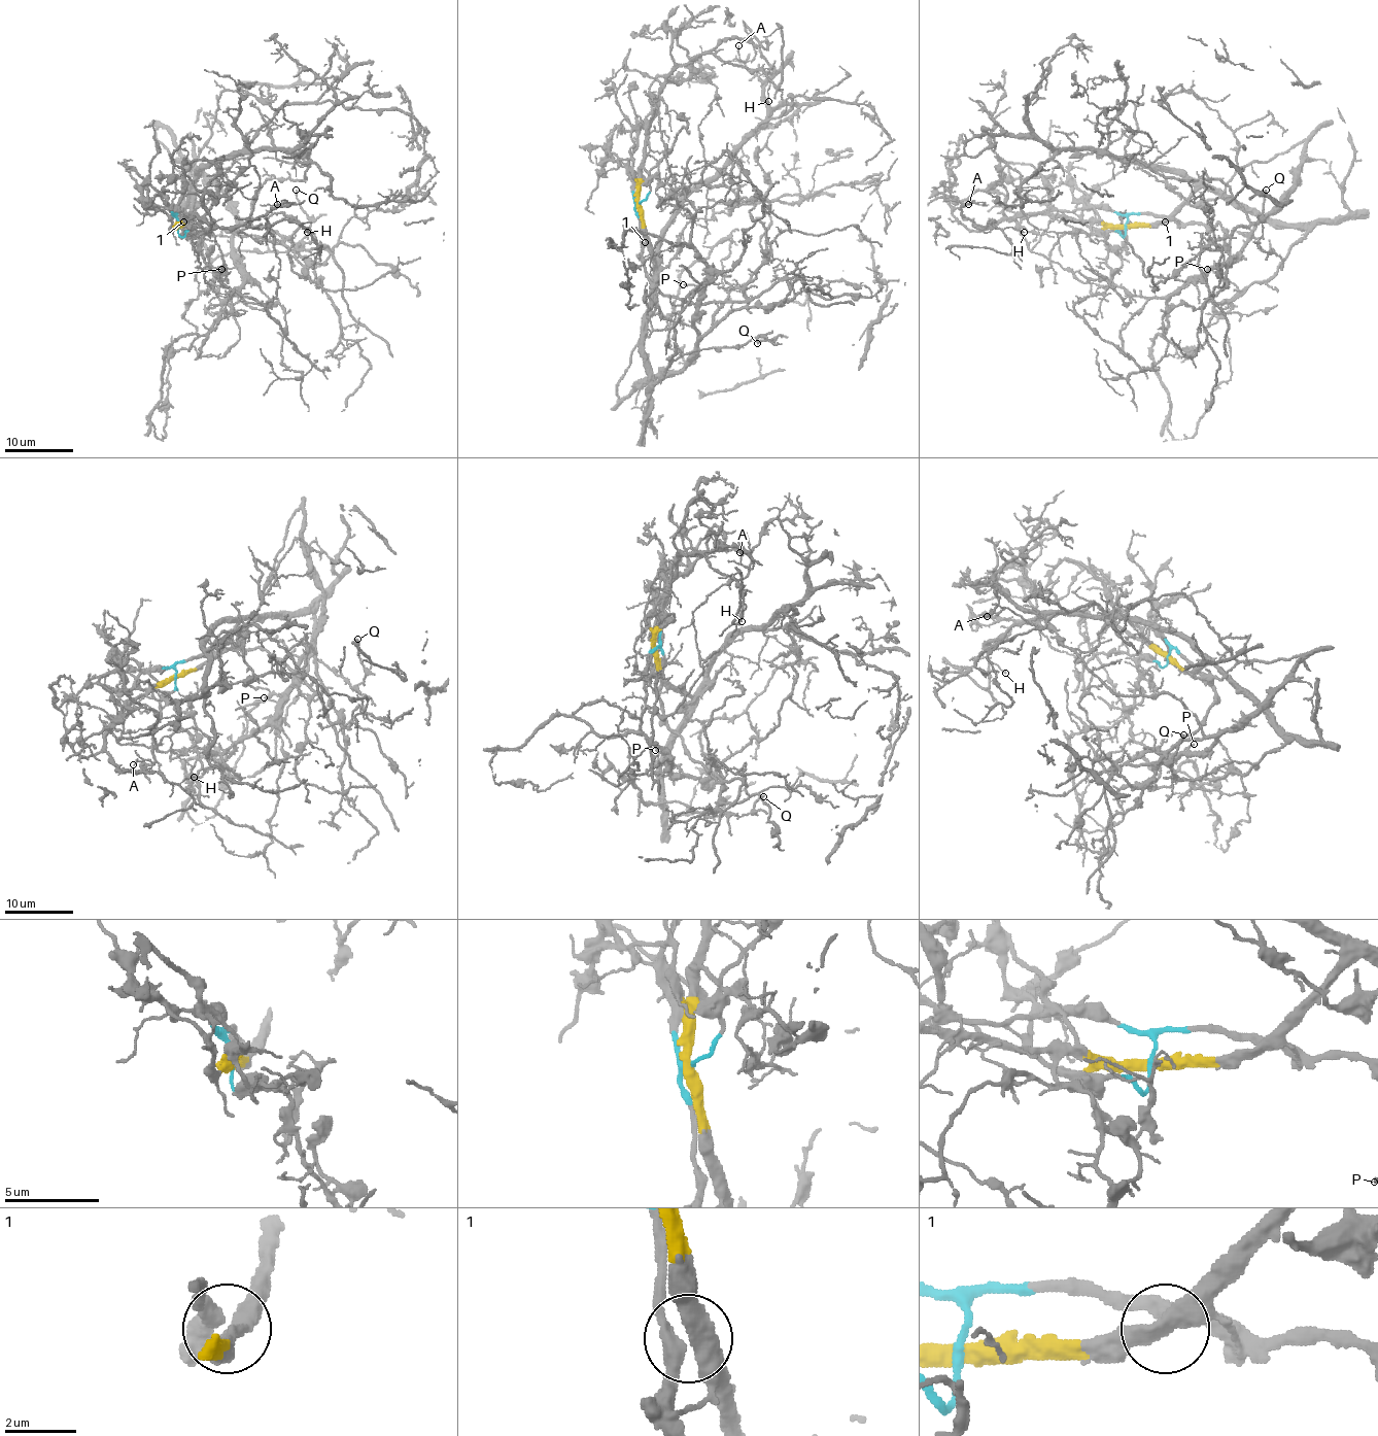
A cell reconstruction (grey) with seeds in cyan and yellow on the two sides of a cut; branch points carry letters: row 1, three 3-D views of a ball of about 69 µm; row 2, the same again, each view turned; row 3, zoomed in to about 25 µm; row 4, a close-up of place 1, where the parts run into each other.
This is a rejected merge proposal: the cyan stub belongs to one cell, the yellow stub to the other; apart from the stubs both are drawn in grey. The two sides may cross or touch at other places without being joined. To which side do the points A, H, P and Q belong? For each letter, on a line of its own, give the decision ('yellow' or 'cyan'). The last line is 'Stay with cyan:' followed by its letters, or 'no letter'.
A: yellow
H: yellow
P: cyan
Q: yellow
Stay with cyan: P

